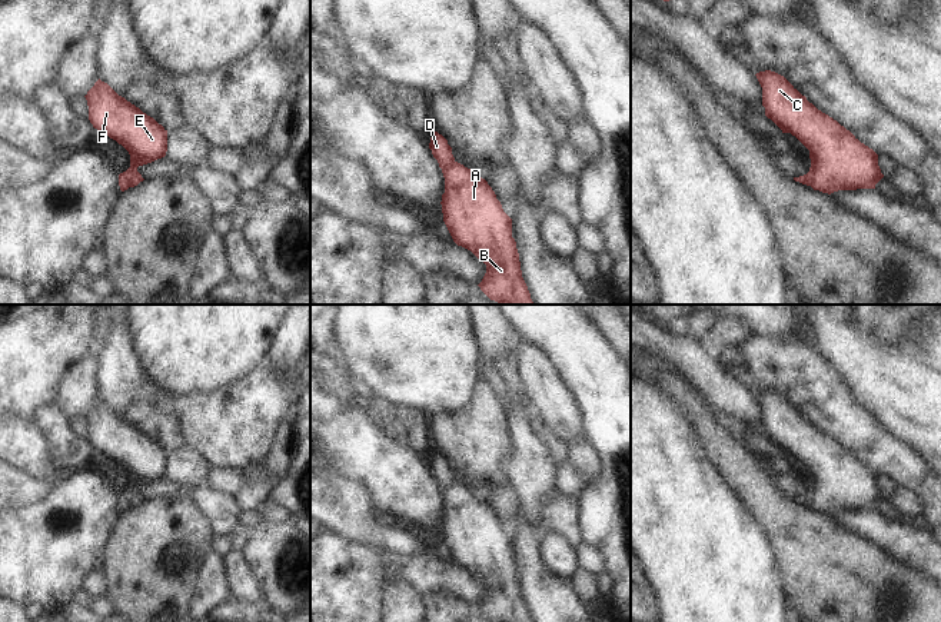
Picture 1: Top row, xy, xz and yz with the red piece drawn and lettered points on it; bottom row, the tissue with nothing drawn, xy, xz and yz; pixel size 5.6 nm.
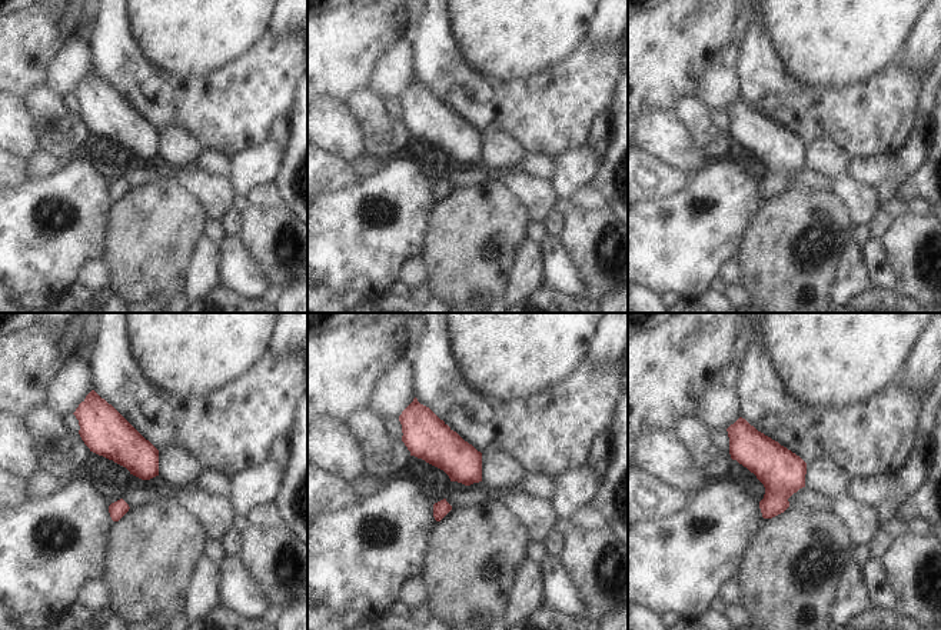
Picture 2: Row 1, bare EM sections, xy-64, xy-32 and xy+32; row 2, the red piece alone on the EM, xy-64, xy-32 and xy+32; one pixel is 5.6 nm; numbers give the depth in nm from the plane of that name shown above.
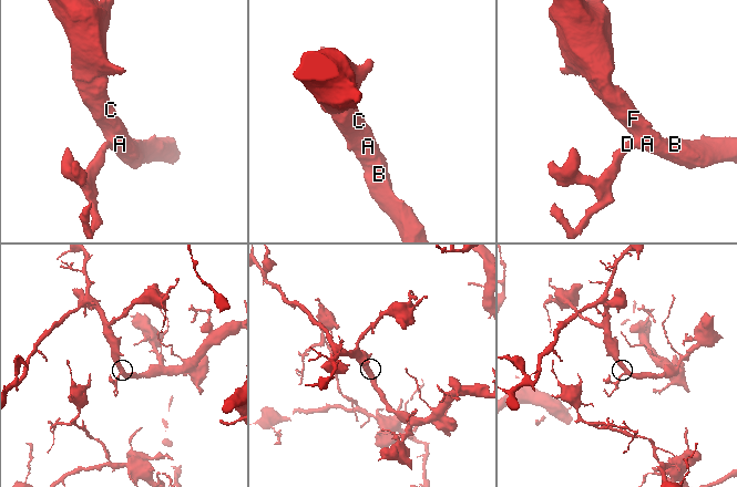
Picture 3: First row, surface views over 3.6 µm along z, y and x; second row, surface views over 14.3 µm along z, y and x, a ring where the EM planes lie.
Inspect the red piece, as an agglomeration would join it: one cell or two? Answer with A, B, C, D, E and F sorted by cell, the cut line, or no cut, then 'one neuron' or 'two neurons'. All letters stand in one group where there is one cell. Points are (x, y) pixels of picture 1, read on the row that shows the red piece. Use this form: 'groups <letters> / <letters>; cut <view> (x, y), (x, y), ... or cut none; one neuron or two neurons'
groups A B C D E F; cut none; one neuron

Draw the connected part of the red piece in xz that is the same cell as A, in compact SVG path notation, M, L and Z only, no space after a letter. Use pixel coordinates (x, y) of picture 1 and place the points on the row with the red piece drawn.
M433 132L429 143L445 177L443 222L458 246L470 250L486 265L478 285L499 305L533 305L522 277L512 219L488 182L458 163L448 140Z

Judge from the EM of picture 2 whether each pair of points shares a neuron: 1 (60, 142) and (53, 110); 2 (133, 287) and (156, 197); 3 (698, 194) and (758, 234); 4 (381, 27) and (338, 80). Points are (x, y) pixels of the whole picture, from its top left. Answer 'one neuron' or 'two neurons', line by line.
1: one neuron
2: one neuron
3: two neurons
4: one neuron

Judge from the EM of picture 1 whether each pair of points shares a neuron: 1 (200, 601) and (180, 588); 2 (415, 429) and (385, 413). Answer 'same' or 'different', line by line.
1: different
2: same

